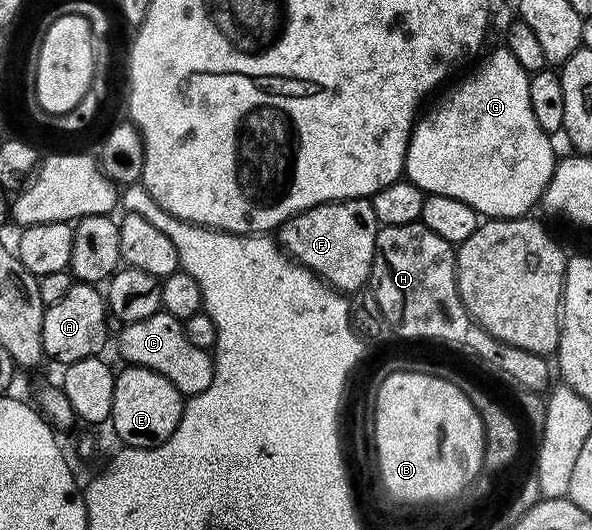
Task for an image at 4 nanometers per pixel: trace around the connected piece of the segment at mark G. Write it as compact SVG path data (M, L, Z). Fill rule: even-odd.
M505 46L488 52L481 57L482 65L467 80L460 81L447 96L440 97L421 113L410 133L404 176L427 194L468 202L479 217L512 220L533 213L534 204L536 208L554 173L556 155L550 145L551 137L536 122L536 114L532 114L532 102L528 98L530 76L524 66L516 62Z

